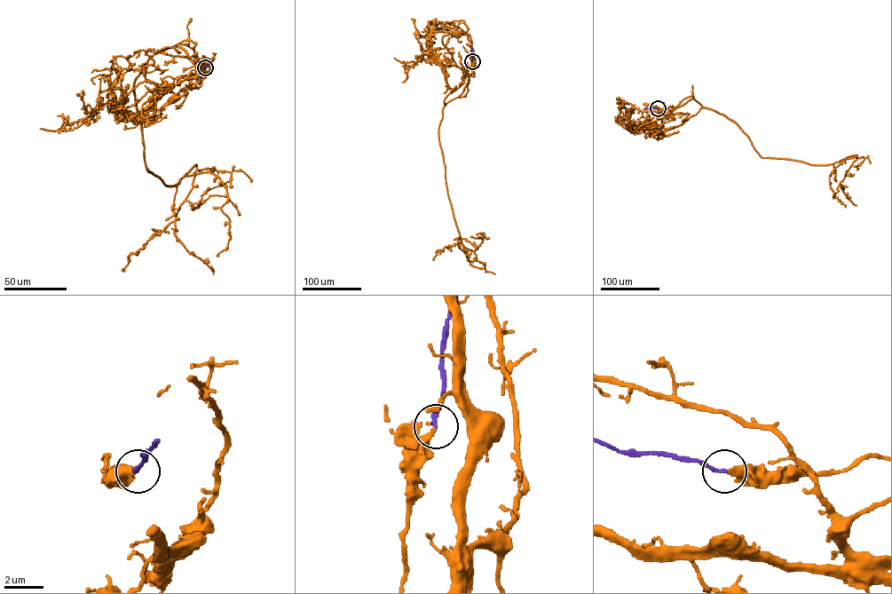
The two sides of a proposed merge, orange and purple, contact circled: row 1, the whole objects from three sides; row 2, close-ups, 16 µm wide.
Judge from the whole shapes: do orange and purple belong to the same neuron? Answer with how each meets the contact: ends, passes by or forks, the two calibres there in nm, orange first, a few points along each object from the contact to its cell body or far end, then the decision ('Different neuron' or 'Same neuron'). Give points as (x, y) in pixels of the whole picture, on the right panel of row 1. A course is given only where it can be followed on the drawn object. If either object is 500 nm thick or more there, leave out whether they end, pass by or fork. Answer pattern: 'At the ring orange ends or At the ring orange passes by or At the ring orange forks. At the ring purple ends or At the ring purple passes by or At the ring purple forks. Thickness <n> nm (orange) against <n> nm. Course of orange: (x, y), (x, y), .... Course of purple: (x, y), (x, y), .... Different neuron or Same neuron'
At the ring orange ends. At the ring purple ends. Thickness 360 nm (orange) against 180 nm. Course of orange: (658, 108), (670, 110), (685, 98), (693, 97), (661, 118), (641, 125), (632, 132), (629, 122). Course of purple: (658, 108), (645, 108). Same neuron

